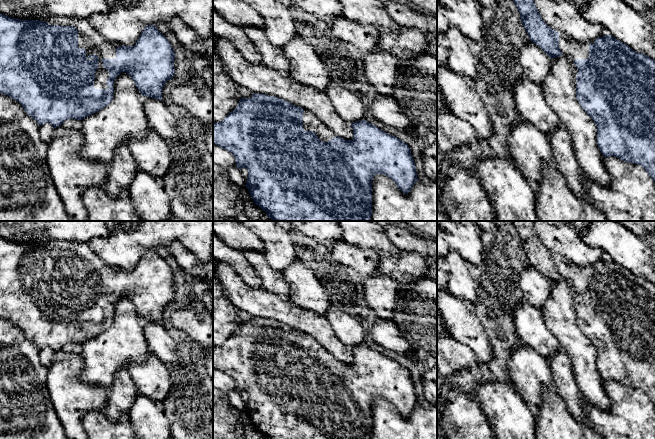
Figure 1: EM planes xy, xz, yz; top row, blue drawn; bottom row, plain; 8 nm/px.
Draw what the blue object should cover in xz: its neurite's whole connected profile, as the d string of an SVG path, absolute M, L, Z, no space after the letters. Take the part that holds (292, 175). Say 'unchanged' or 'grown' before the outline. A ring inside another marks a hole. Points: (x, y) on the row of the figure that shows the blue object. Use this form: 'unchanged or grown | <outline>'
grown | M253 93L251 98L241 98L237 107L223 121L213 123L213 144L234 155L235 167L238 169L246 168L248 170L245 186L249 190L251 198L256 205L267 213L267 217L274 221L371 221L373 177L376 174L386 175L396 183L397 187L403 193L408 194L415 182L418 181L416 167L409 146L399 138L382 131L366 120L353 122L350 126L353 129L353 139L344 140L332 132L310 111L304 110L278 97Z

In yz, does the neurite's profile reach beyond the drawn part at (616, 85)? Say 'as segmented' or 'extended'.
extended

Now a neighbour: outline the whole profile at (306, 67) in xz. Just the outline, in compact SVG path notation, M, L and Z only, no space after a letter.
M299 36L284 45L282 51L290 64L290 77L295 81L320 91L333 84L314 47Z

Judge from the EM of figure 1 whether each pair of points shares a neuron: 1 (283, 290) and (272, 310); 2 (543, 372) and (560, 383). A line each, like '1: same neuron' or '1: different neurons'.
1: different neurons
2: different neurons

